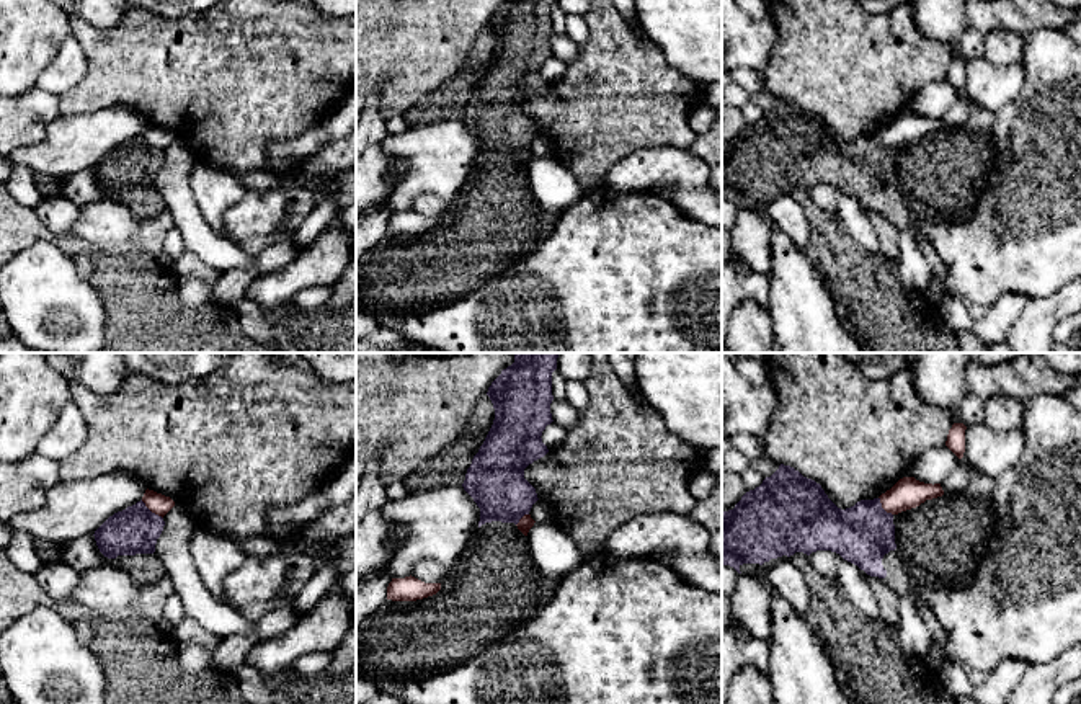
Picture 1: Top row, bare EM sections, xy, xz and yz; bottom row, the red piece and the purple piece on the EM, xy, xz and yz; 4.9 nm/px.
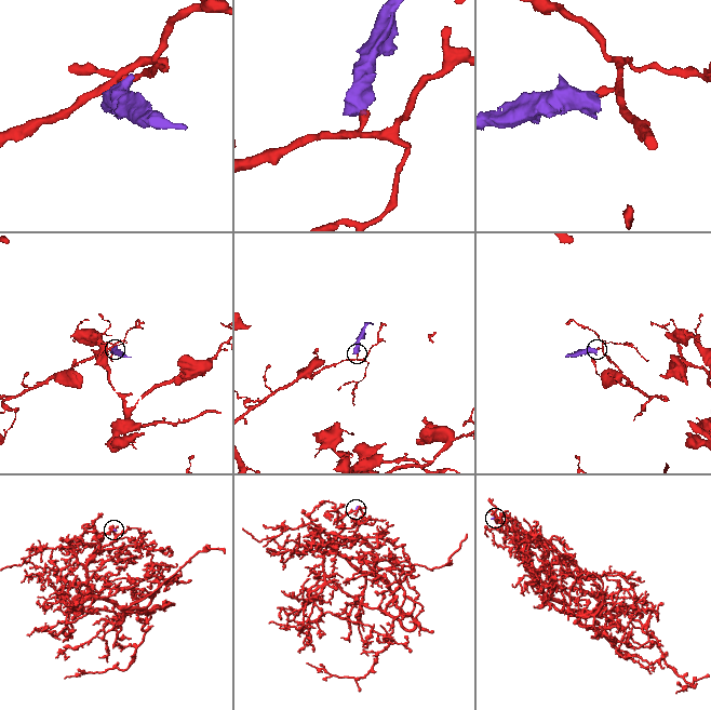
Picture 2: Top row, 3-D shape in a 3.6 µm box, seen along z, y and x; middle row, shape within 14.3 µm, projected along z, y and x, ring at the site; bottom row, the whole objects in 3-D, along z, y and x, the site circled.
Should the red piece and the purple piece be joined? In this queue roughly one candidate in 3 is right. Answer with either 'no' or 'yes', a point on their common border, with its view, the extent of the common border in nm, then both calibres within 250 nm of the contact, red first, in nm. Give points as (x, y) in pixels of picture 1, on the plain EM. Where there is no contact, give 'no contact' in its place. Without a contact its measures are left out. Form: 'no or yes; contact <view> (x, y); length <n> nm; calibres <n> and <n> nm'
no; contact xy (152, 146); length 140 nm; calibres 100 and 220 nm

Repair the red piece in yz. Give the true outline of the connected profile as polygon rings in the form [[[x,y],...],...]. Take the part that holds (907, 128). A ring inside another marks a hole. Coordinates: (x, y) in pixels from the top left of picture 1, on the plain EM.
[[[914,111],[900,113],[890,124],[882,127],[880,137],[887,147],[898,149],[901,145],[911,144],[924,137],[942,131],[944,124],[941,118],[924,118]]]

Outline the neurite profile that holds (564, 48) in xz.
[[[555,33],[550,38],[550,47],[554,57],[565,62],[567,65],[575,62],[580,52],[580,46],[572,38],[558,36]]]

